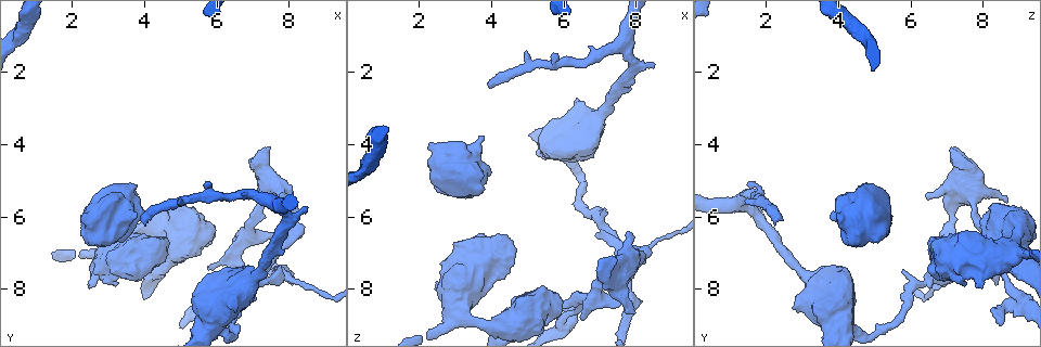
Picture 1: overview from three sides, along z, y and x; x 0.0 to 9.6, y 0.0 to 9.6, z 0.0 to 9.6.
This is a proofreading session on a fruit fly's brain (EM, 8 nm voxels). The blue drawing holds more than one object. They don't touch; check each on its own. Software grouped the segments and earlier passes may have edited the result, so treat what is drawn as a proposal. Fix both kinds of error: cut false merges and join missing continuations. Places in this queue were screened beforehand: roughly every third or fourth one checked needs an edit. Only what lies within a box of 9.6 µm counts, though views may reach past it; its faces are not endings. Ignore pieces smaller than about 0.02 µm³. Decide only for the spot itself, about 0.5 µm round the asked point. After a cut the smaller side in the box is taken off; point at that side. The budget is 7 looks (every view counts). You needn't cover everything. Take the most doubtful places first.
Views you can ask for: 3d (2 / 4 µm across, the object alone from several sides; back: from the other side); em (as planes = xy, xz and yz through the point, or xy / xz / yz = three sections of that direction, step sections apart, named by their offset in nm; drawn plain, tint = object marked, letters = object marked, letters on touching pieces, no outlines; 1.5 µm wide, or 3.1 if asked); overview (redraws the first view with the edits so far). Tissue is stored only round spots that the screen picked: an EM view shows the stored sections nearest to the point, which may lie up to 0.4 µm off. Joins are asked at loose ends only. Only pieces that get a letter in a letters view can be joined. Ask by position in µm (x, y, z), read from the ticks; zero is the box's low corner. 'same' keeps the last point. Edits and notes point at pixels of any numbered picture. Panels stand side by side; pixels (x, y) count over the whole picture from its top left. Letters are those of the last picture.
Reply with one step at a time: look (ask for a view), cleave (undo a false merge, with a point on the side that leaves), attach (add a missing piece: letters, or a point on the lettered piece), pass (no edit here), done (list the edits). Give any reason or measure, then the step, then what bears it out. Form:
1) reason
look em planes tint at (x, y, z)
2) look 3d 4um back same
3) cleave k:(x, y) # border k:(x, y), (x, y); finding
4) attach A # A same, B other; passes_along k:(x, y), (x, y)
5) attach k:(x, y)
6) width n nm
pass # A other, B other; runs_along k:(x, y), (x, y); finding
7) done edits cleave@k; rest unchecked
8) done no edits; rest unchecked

a fork
look 3d 2um at (7.15, 7.75, 6.45)

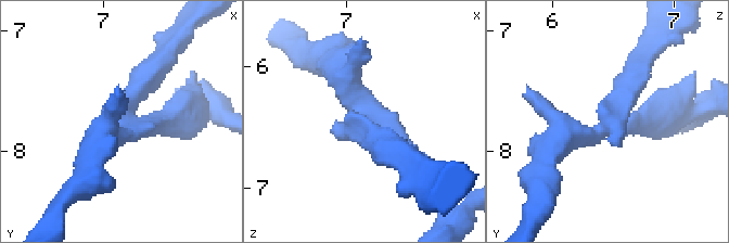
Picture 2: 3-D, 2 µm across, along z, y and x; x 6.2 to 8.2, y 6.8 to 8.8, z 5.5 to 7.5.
look em planes tint at (7.14, 7.76, 6.50)

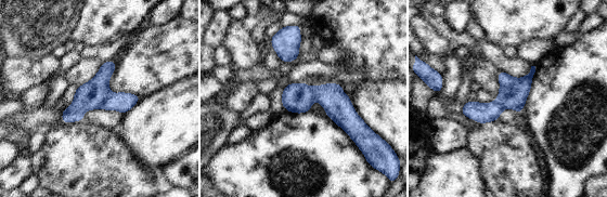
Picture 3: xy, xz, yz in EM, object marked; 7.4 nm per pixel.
look em planes letters same

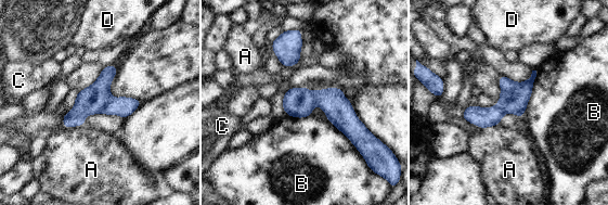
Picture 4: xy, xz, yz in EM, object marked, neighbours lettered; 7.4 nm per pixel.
cleave 4:(90, 101) # A other, B other, C other, D other; part_leaving 4:(113, 67), (101, 89), (65, 124); a second neuron is stuck on

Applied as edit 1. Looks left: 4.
see it whole again
look overview

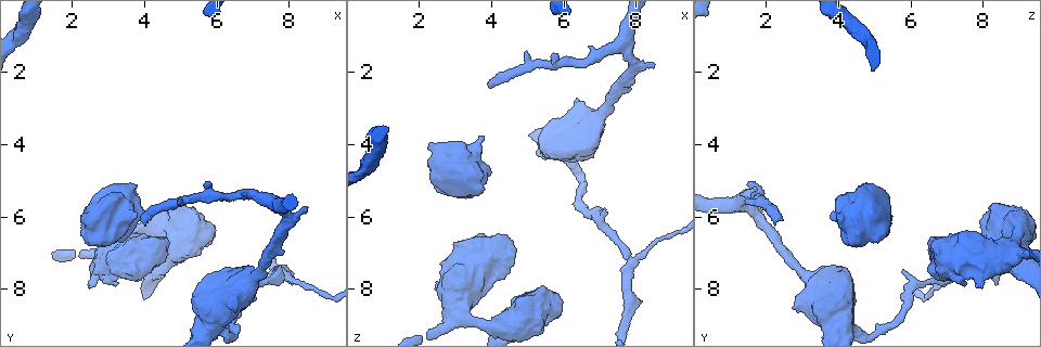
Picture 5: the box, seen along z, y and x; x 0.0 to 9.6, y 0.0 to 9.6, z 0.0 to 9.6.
an open end
look em planes tint at (4.00, 6.20, 2.25)

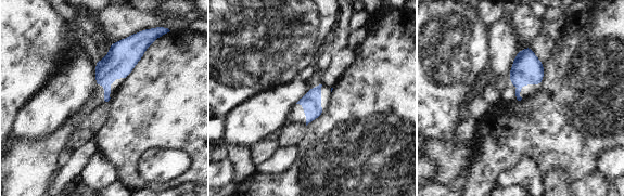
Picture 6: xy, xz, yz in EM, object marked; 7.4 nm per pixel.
see the neighbours
look em planes letters same

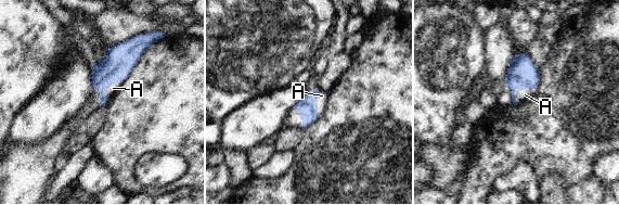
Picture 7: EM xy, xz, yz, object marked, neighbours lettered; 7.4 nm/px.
attach A # A same; passes_along 7:(523, 74), (521, 89), (525, 94); it goes on there

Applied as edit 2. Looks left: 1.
done edits cleave@4, attach@7; rest unchecked

